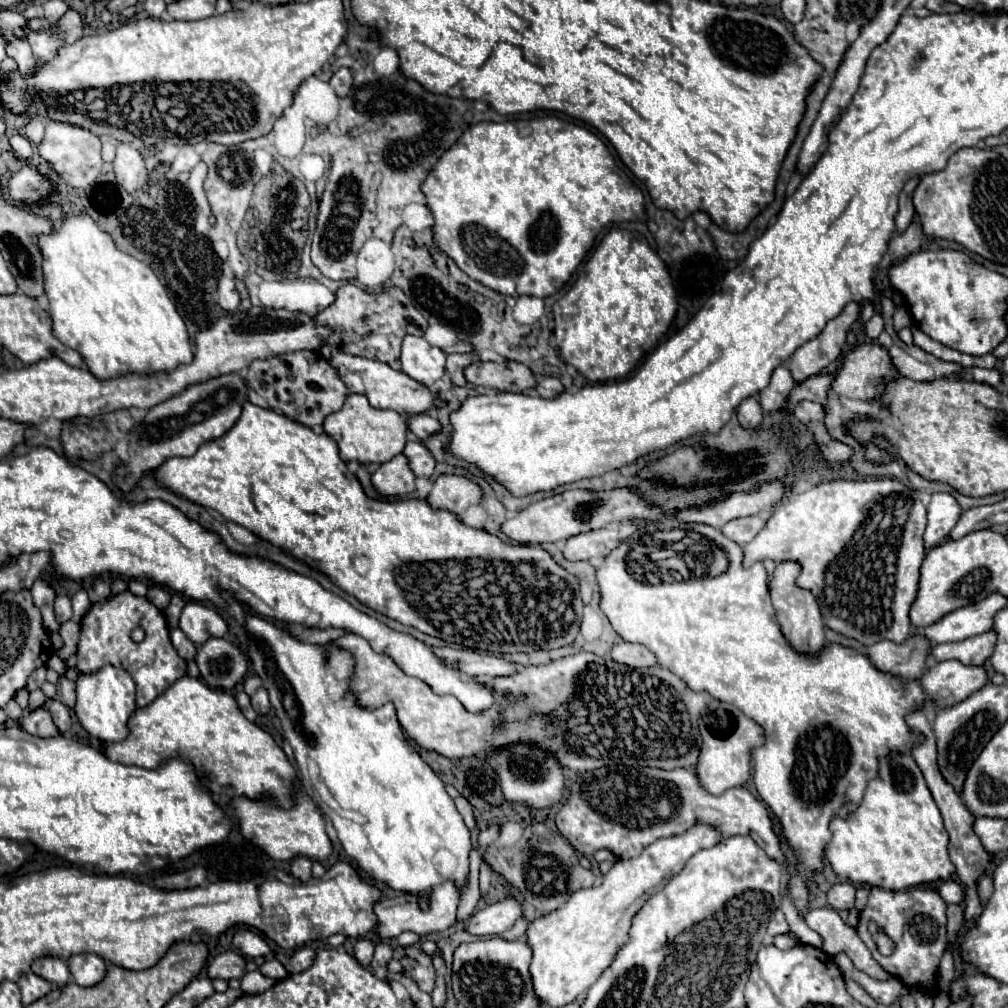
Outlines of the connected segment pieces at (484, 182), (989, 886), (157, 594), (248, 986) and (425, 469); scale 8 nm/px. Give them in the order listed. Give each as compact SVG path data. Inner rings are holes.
M541 116L541 118L527 118L527 120L505 120L505 122L479 122L475 126L469 126L463 136L459 138L459 142L447 150L441 160L437 162L437 166L429 172L427 180L423 182L423 194L427 196L427 208L433 212L435 216L435 242L437 246L449 256L453 258L453 262L473 280L485 284L487 288L507 294L507 296L539 296L539 298L547 298L557 294L563 284L571 278L571 274L577 270L577 266L581 264L581 260L585 258L585 254L589 252L589 248L593 246L595 238L599 236L599 232L603 228L607 228L609 224L619 224L619 222L647 222L647 214L643 208L643 194L641 190L627 178L627 174L617 168L613 156L609 154L607 146L603 144L603 140L599 136L595 136L593 132L589 132L585 126L573 124L573 122L565 122L557 116Z
M981 876L981 880L977 882L977 894L983 904L989 900L989 896L993 894L993 880L989 876Z
M157 584L149 586L149 590L147 590L147 600L149 600L151 604L157 604L157 608L161 608L161 610L165 610L165 608L167 608L169 598L171 598L171 596L169 596L169 592L167 592L165 588L157 586Z
M259 970L255 972L247 972L243 978L241 978L241 990L245 994L259 994L259 992L265 992L273 986L275 982L267 976L263 976Z
M409 440L401 452L409 460L409 468L417 478L431 478L435 460L419 440Z

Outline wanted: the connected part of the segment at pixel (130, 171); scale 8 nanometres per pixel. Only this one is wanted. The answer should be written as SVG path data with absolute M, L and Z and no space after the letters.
M119 142L117 144L117 156L115 156L115 176L117 176L117 184L119 188L127 190L127 192L137 192L143 186L143 178L145 178L145 162L143 156L139 154L139 150L129 148L131 144L127 142Z

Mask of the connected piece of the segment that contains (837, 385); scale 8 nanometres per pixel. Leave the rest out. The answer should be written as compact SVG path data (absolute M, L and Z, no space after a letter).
M859 344L845 354L831 390L847 398L873 400L895 376L897 370L883 346Z

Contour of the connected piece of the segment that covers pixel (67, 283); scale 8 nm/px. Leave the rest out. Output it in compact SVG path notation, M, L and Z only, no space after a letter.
M89 214L63 216L51 234L39 236L39 250L43 256L41 270L45 276L53 334L65 346L77 350L97 378L109 380L131 372L171 372L177 364L189 364L189 360L193 360L185 322L169 300L165 286L145 262L121 252L113 238L103 232Z

